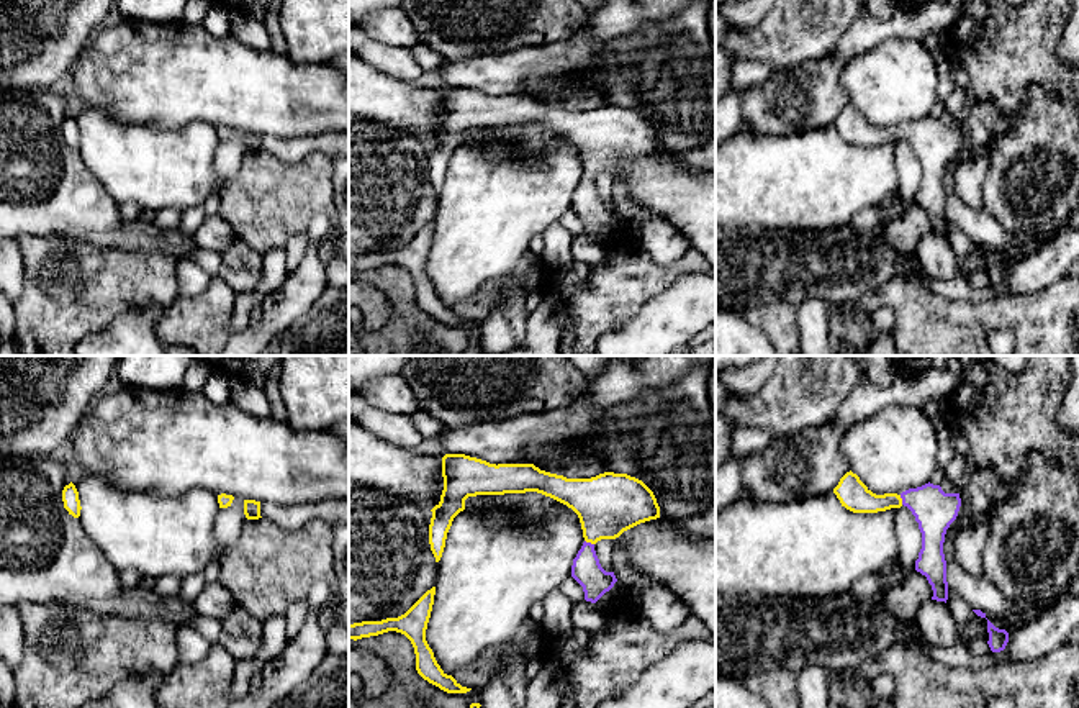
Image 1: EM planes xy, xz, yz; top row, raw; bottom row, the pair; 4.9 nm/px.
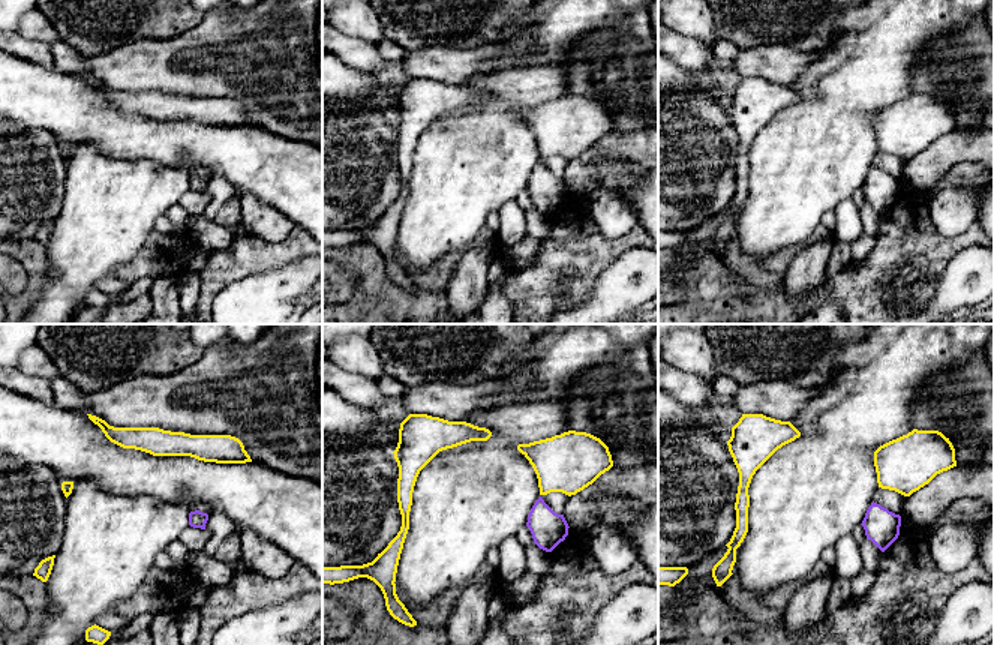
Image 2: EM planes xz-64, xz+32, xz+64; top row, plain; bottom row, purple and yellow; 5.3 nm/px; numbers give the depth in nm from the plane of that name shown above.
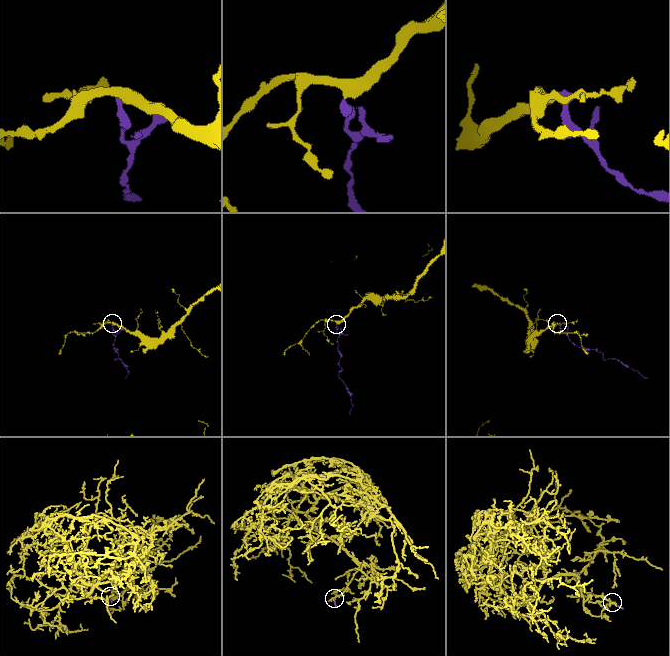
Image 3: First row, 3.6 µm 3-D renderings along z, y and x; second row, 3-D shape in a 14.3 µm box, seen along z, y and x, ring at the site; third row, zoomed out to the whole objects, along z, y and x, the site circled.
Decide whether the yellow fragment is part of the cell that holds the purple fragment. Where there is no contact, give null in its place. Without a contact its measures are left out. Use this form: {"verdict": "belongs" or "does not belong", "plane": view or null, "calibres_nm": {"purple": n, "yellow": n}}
{"verdict": "belongs", "plane": "xz", "calibres_nm": {"purple": 150, "yellow": 300}}

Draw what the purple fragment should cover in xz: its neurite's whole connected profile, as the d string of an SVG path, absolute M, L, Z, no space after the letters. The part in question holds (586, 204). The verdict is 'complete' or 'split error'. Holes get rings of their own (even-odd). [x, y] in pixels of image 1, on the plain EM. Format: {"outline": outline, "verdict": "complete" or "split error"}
{"outline": "M445 87L442 110L444 123L440 134L431 143L429 157L436 195L440 193L452 154L465 143L468 129L537 125L567 138L580 151L585 175L573 192L571 210L591 236L617 215L614 205L601 200L594 177L660 151L653 125L627 107L604 105L591 111L567 111L534 97L496 98L465 87Z", "verdict": "split error"}

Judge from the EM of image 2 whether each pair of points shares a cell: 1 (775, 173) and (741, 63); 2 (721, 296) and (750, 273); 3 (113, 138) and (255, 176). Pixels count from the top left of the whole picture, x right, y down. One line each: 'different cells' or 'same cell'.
1: different cells
2: different cells
3: same cell

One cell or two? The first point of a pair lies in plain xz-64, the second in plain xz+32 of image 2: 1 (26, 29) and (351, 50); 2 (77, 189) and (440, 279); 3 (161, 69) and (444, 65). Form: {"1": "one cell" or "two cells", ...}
{"1": "two cells", "2": "two cells", "3": "one cell"}

